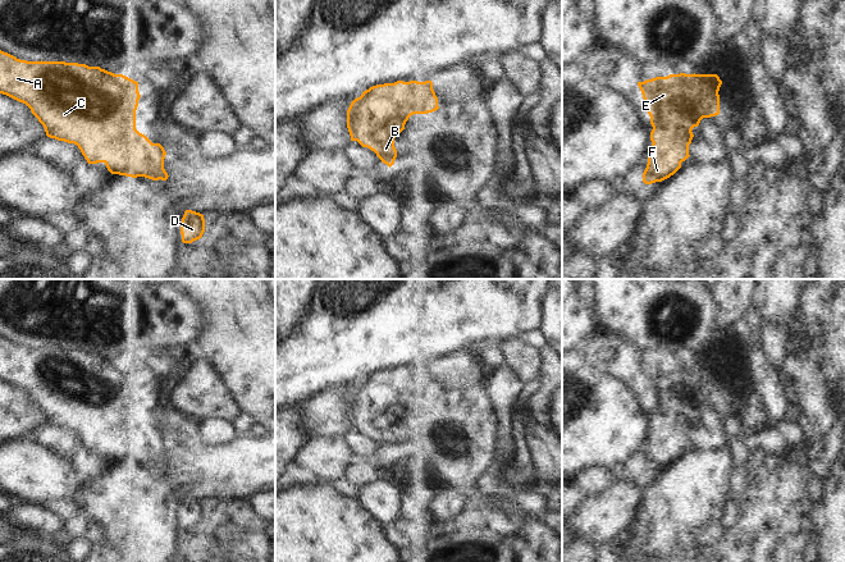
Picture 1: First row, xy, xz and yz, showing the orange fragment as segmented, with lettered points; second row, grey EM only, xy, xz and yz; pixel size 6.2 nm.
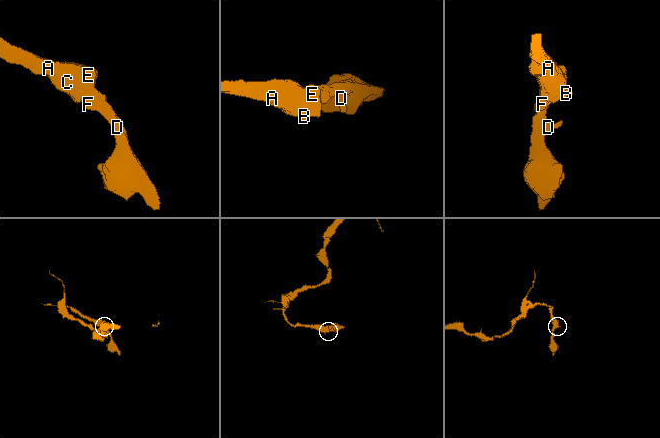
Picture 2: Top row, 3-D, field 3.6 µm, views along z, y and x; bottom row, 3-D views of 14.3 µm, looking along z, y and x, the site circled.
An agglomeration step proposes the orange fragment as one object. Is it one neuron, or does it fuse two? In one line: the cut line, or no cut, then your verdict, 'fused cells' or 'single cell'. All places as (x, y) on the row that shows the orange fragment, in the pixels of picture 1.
no cut; single cell

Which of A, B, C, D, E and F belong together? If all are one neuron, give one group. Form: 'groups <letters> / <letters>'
groups A B C D E F

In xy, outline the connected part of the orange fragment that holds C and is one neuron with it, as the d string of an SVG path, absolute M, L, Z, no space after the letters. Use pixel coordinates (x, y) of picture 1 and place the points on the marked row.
M0 50L0 93L26 104L44 125L46 136L74 143L88 164L104 163L111 174L166 181L165 150L136 129L136 110L141 97L138 82L100 67L65 61L27 61Z

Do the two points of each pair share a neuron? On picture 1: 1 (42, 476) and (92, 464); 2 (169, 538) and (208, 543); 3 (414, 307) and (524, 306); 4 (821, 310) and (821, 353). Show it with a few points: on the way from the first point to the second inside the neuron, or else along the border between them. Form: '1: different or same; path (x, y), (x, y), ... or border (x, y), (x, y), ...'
1: different; border (50, 449), (65, 457), (82, 479)
2: different; border (182, 529), (177, 548)
3: same; path (441, 306), (497, 306)
4: same; path (821, 320), (821, 343)

